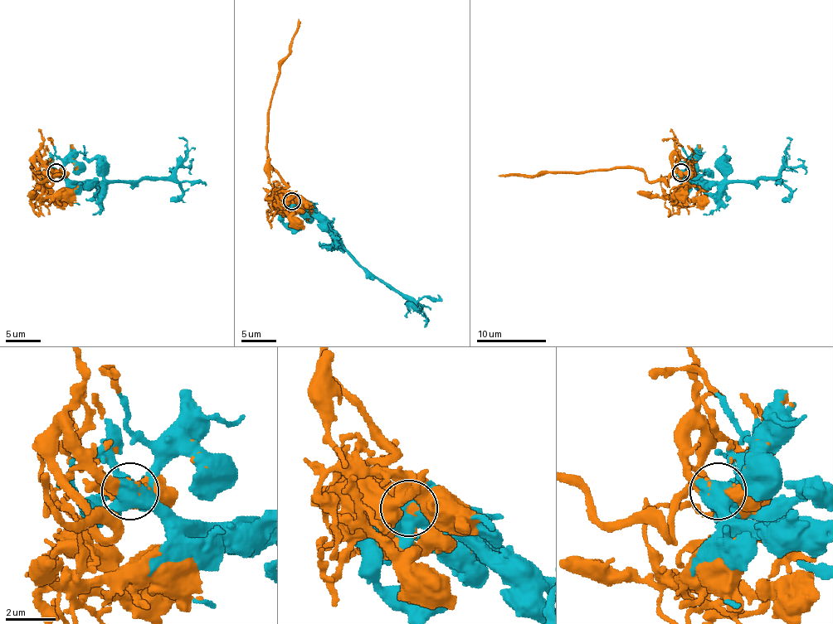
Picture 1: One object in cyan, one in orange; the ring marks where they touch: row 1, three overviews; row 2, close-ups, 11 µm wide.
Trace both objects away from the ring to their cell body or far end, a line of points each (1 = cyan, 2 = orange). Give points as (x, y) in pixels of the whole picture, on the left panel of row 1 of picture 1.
1: (56, 173), (72, 181), (164, 180), (187, 155), (186, 142), (178, 137)
2: (56, 173), (44, 166), (39, 169), (46, 180), (39, 181), (31, 167), (63, 176)

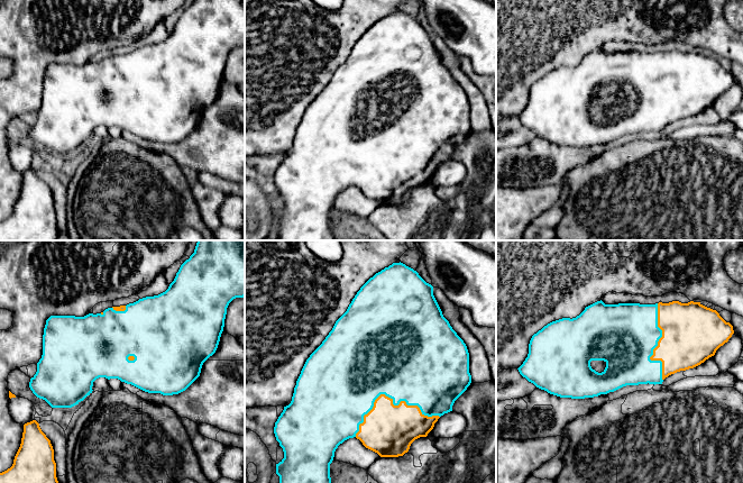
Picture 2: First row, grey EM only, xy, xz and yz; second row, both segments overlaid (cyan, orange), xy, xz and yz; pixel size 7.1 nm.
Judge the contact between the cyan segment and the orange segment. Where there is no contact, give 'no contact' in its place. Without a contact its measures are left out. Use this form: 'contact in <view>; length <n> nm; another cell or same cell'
contact in xz; length 600 nm; same cell

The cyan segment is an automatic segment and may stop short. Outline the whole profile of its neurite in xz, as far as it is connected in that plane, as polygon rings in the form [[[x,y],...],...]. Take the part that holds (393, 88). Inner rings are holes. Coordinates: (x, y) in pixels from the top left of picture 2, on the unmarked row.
[[[401,10],[393,11],[376,21],[360,36],[347,60],[336,70],[322,92],[306,108],[296,129],[292,149],[284,155],[274,175],[276,189],[284,200],[284,207],[276,212],[276,222],[279,225],[278,240],[337,240],[331,231],[330,212],[338,194],[349,186],[356,185],[366,197],[377,201],[380,206],[403,204],[409,200],[415,188],[428,184],[441,164],[452,160],[455,149],[467,138],[470,131],[467,94],[443,65],[433,44],[433,35],[426,31],[413,17]]]

